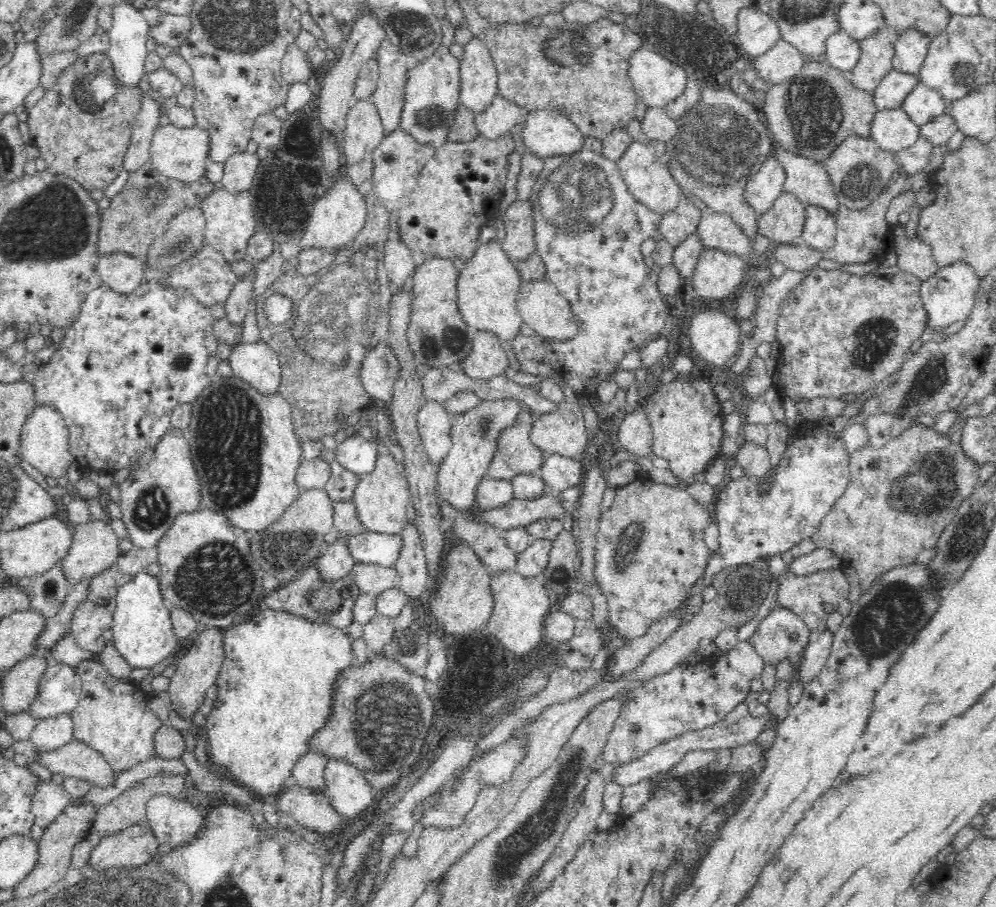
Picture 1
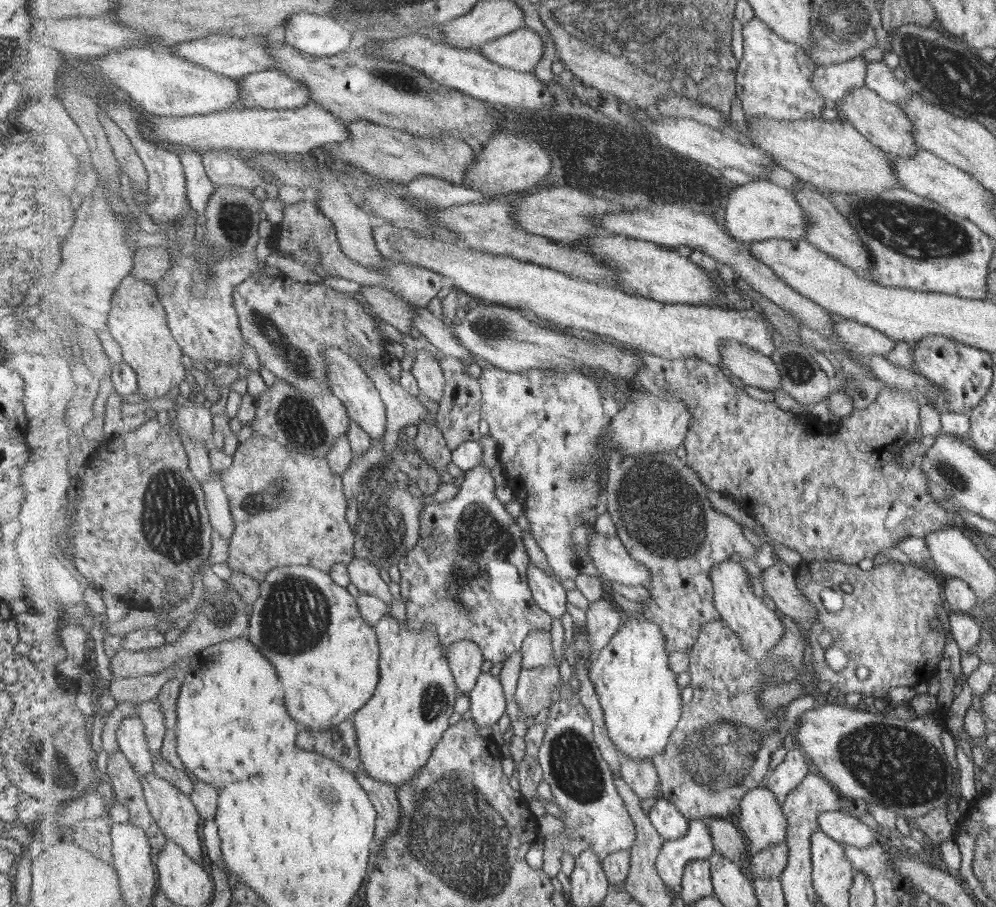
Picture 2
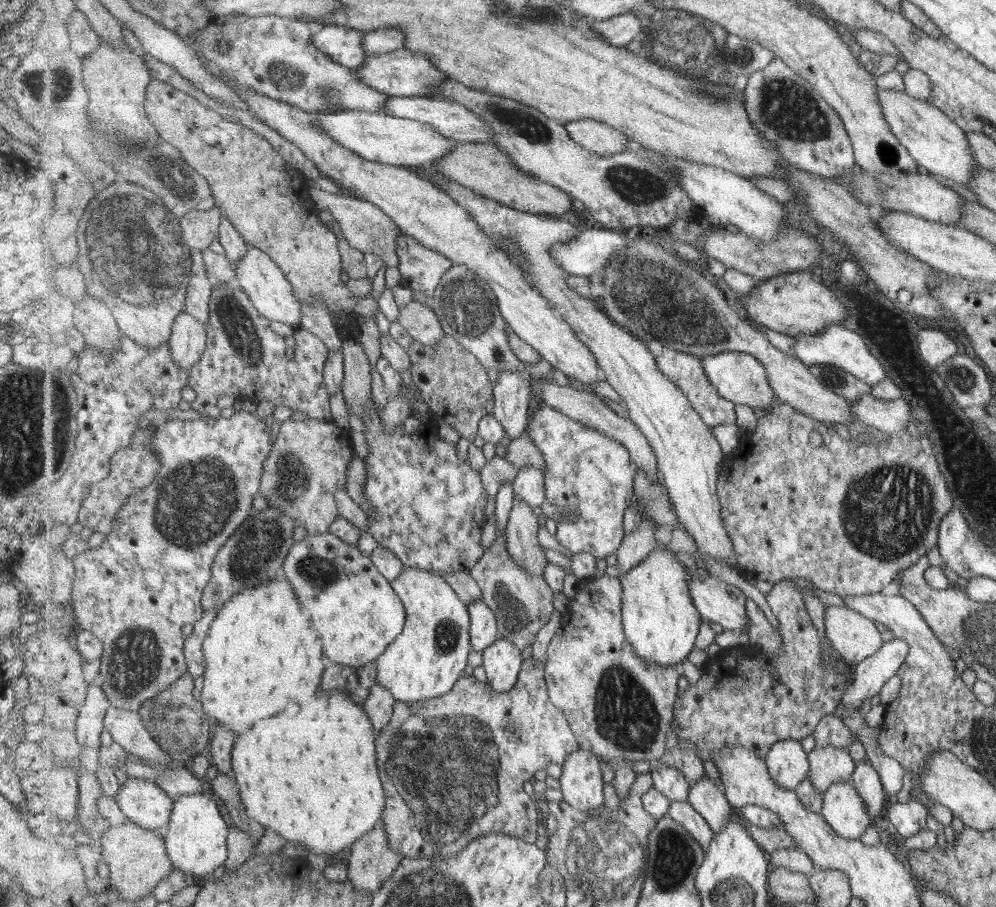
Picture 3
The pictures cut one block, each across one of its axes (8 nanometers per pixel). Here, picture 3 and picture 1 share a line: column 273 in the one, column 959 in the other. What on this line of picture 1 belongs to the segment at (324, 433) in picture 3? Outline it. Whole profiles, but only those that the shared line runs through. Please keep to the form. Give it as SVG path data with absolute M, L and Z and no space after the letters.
M921 422L908 426L882 448L866 444L850 455L848 486L821 520L811 540L814 546L833 550L850 563L858 573L864 594L886 572L915 563L921 551L935 546L943 527L955 517L957 508L974 501L979 470L978 465L962 453L958 443L952 443L951 438Z

